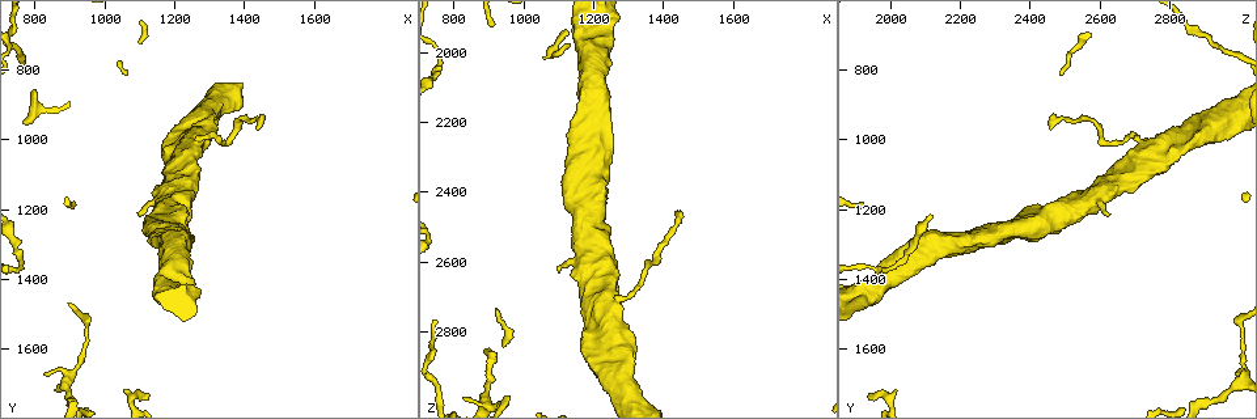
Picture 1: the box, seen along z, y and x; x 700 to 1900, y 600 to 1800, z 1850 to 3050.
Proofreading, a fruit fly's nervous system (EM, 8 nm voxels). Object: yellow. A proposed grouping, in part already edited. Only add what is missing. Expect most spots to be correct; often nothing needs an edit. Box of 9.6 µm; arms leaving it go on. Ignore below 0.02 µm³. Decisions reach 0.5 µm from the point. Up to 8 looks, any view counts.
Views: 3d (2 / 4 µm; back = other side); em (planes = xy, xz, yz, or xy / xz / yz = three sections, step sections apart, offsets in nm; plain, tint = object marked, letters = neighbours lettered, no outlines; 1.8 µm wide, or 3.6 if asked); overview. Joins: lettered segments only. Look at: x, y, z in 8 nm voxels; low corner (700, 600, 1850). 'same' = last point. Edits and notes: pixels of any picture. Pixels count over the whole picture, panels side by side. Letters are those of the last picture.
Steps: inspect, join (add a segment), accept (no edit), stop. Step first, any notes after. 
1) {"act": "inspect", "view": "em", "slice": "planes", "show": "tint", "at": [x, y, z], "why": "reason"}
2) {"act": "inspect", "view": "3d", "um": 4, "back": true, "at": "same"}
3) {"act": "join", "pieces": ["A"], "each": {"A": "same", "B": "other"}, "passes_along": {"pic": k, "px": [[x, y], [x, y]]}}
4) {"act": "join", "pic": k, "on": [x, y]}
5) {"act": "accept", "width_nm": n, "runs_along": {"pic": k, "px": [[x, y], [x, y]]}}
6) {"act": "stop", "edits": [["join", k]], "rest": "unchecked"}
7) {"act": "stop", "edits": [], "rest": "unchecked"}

{"act": "inspect", "view": "3d", "um": 4, "at": [1240, 1040, 2720], "why": "thin arm on a thick one"}

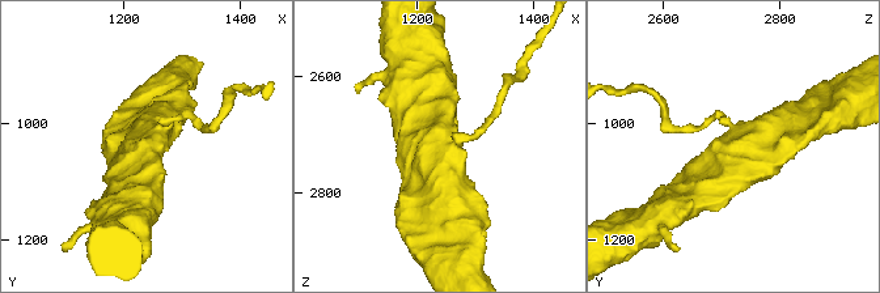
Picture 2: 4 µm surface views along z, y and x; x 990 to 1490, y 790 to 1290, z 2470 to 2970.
{"act": "inspect", "view": "em", "um": 3.6, "slice": "planes", "show": "letters", "at": [1240, 1040, 2720], "arms": 4, "why": "now the EM"}

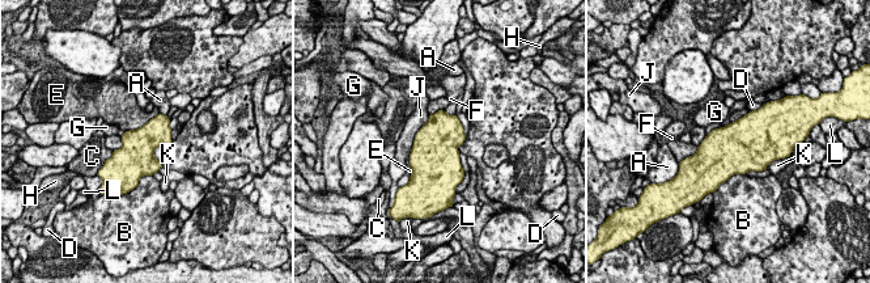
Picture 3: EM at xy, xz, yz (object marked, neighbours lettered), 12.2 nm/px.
{"act": "accept", "width_nm": 420, "each": {"A": "other", "B": "other", "C": "other", "D": "other", "E": "other", "F": "other", "G": "other", "H": "other", "J": "other", "K": "other", "L": "other"}, "border": {"pic": 3, "px": [[158, 112], [141, 126], [124, 131]]}, "found": "none of them fits"}

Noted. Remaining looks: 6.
{"act": "inspect", "view": "em", "slice": "xz", "step": 8, "show": "tint", "at": [1450, 970, 2460], "why": "branch stops here"}

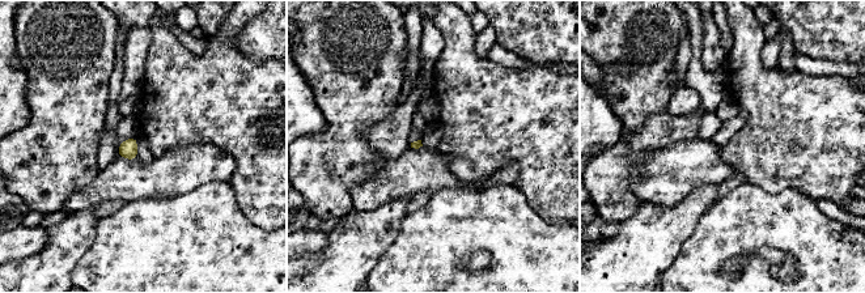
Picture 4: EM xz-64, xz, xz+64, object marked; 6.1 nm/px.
{"act": "inspect", "view": "em", "slice": "planes", "show": "letters", "at": "same", "why": "cut it another way"}

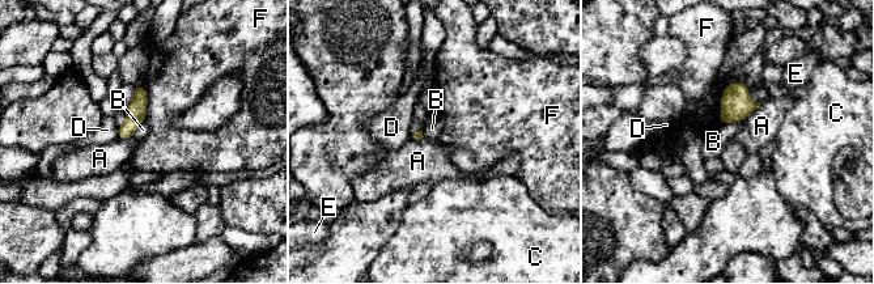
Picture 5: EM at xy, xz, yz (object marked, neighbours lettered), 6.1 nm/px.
{"act": "accept", "longest_contact_nm": ["F", 240], "each": {"A": "other", "B": "other", "C": "other", "D": "other", "E": "other", "F": "other"}, "found": "no lettered segment goes on from it"}

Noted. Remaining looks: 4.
{"act": "inspect", "view": "3d", "um": 4, "at": [1120, 1270, 2320], "why": "branch stops here"}

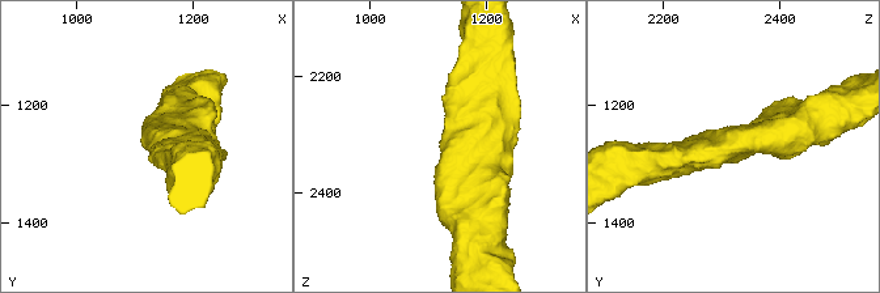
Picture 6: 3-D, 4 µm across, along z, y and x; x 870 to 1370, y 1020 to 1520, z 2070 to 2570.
{"act": "inspect", "view": "em", "slice": "planes", "show": "letters", "at": [1120, 1275, 2325], "why": "now the EM"}

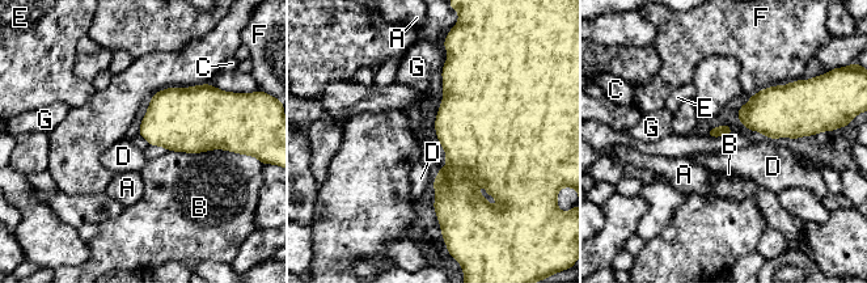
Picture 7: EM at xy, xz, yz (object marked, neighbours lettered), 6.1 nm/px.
{"act": "accept", "each": {"A": "other", "B": "other", "C": "other", "D": "other", "E": "other", "F": "other", "G": "other"}, "border": {"pic": 7, "px": [[168, 150], [231, 152]]}, "found": "no lettered segment goes on from it"}

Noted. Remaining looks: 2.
{"act": "inspect", "view": "em", "slice": "planes", "show": "letters", "at": [840, 1680, 3000], "why": "tapers out"}

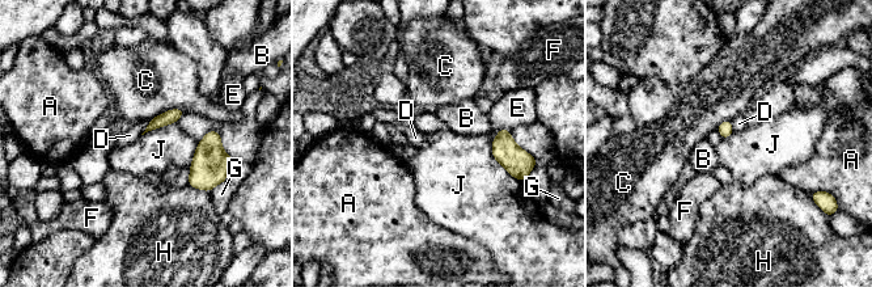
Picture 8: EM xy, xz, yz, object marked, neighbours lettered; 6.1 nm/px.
{"act": "accept", "each": {"A": "other", "B": "other", "C": "other", "D": "other", "E": "other", "F": "other", "G": "other", "H": "other", "J": "other"}, "border": {"pic": 8, "px": [[490, 142], [492, 156], [521, 181]]}, "found": "none of them fits"}

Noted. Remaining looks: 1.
{"act": "stop", "edits": [], "rest": "unchecked"}

